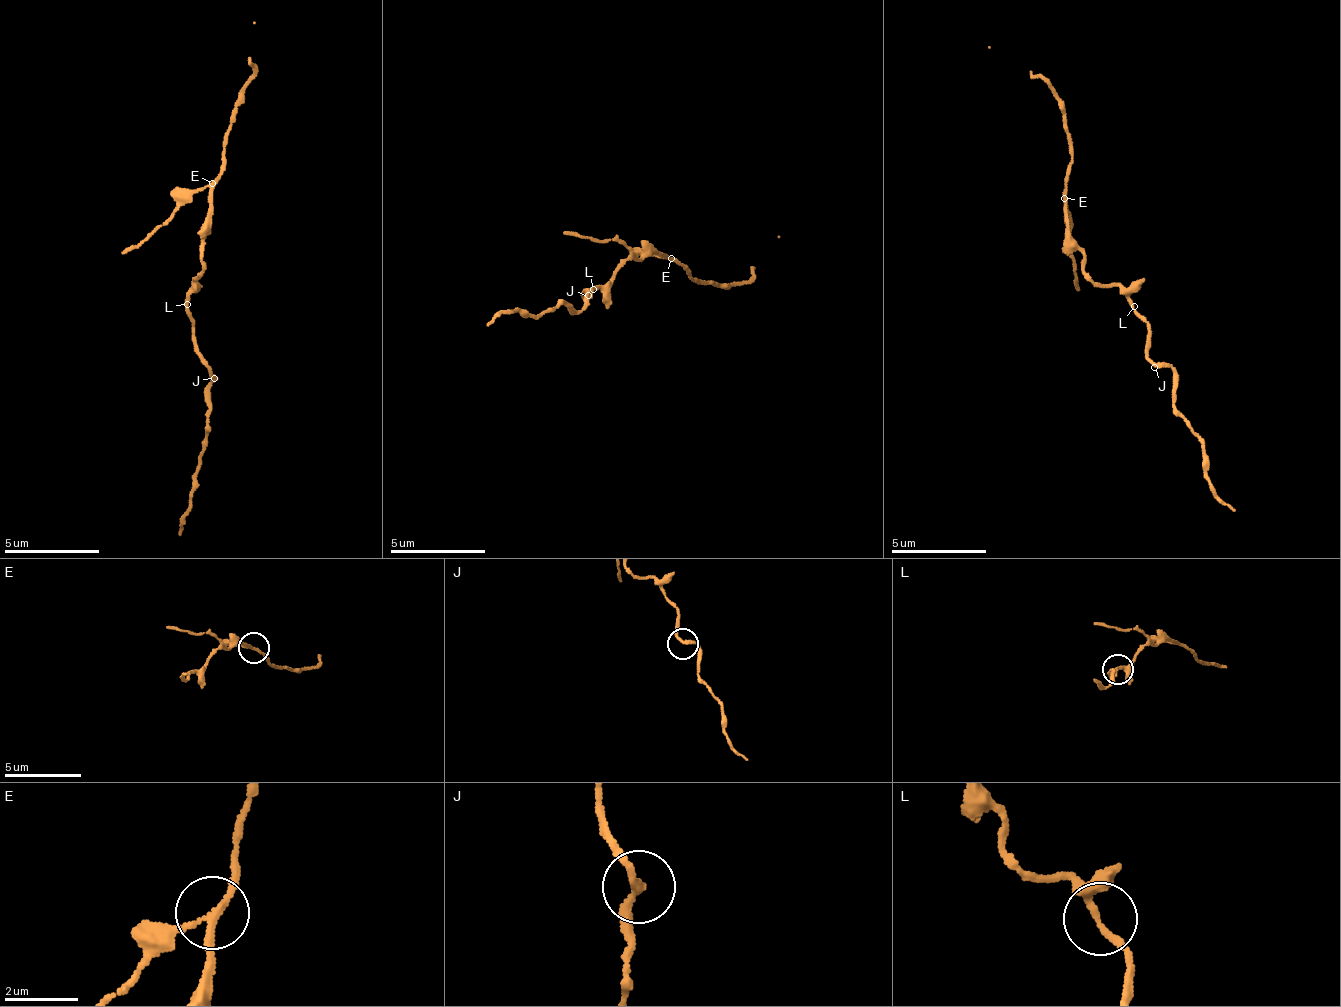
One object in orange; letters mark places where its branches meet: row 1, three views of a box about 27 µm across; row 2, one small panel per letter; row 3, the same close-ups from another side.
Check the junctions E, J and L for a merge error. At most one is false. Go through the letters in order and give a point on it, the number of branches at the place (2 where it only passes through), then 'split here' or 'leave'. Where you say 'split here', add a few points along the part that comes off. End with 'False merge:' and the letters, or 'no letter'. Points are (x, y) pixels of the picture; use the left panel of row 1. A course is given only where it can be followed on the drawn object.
E: (212, 183) | 3 | split here | (213, 184), (122, 251)
J: (214, 378) | 2 | leave
L: (187, 304) | 3 | leave
False merge: E

